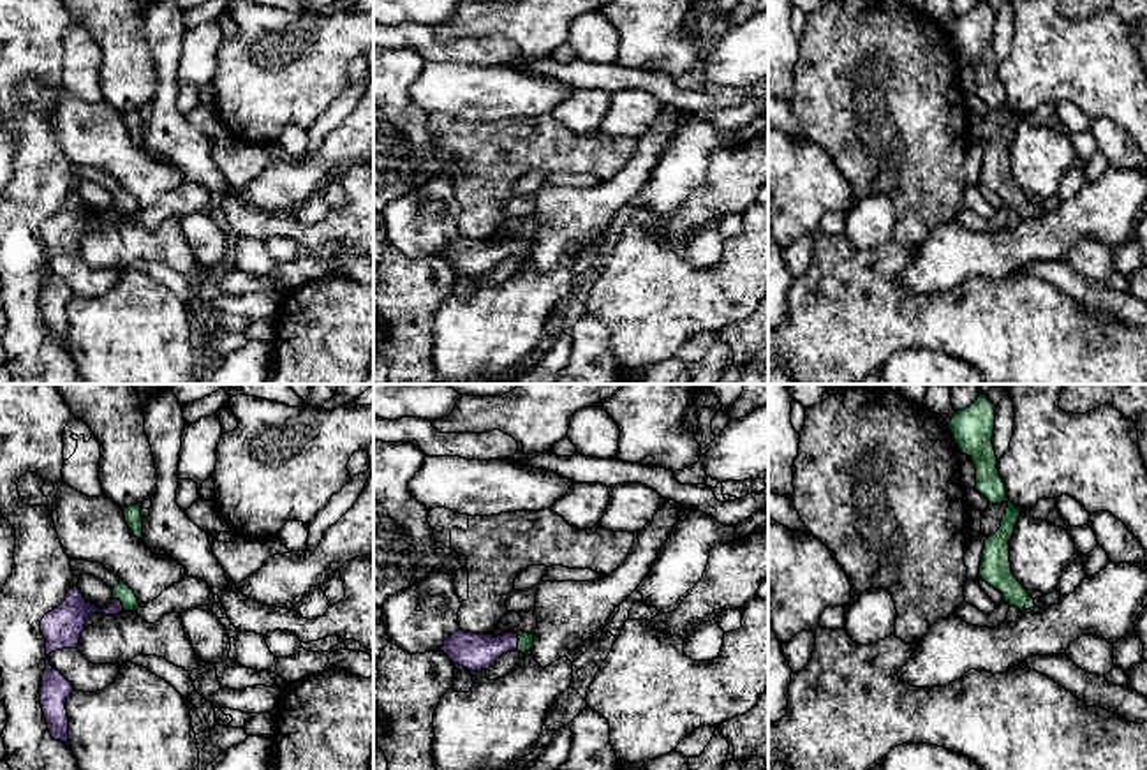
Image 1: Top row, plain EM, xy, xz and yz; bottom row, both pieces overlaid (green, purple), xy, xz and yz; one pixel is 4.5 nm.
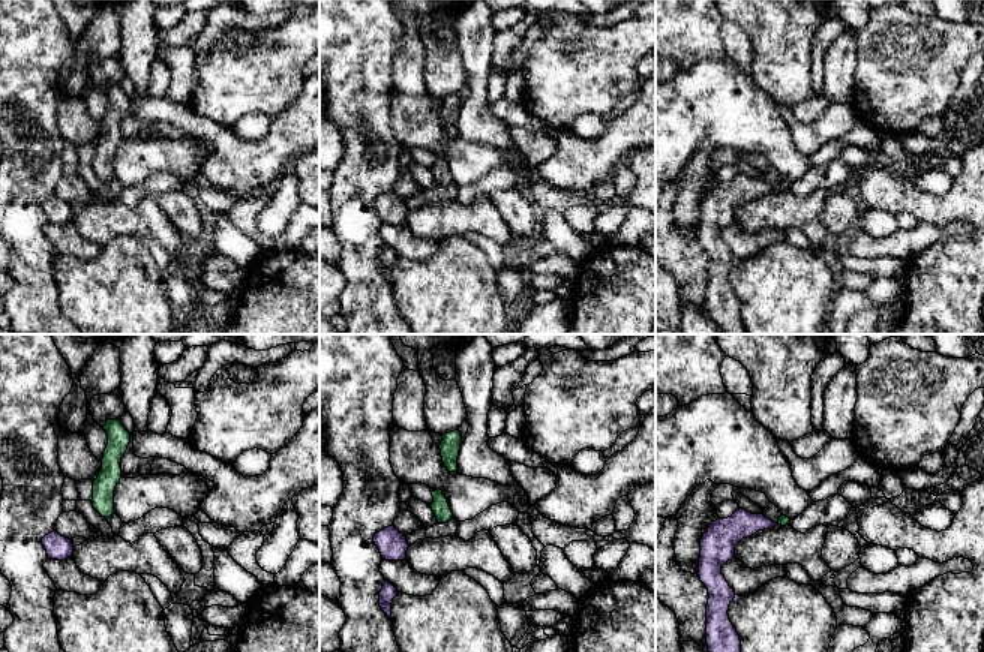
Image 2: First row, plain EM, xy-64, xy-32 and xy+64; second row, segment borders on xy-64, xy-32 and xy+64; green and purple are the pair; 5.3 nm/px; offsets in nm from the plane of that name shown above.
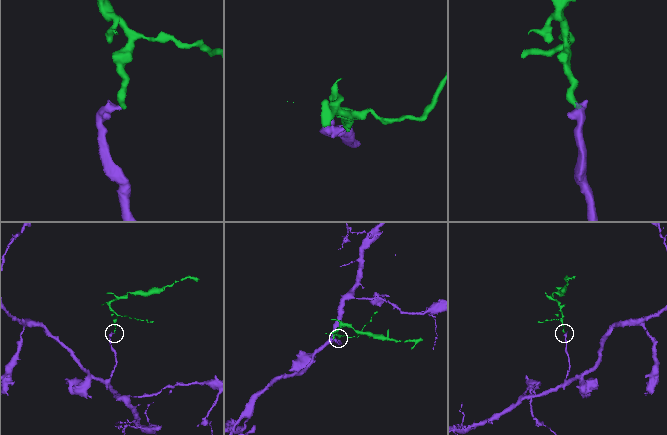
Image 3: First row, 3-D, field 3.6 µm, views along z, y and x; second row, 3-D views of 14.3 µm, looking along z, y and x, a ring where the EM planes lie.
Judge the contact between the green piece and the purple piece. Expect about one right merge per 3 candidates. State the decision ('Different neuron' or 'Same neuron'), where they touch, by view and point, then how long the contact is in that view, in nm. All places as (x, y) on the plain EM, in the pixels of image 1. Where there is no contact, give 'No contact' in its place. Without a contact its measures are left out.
Same neuron. Touches green at xy (120, 205). Shared border 80 nm

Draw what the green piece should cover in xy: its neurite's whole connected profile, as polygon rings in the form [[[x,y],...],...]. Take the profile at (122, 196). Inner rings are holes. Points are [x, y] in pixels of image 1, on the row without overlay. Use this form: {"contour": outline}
{"contour": [[[120,185],[113,194],[113,208],[100,215],[88,208],[78,192],[72,192],[65,206],[48,217],[41,226],[41,238],[46,245],[46,277],[42,280],[41,312],[48,335],[55,345],[69,349],[67,303],[74,296],[72,289],[49,270],[49,259],[62,254],[78,254],[86,224],[93,218],[120,220],[122,215],[136,217],[139,206],[134,196]]]}

